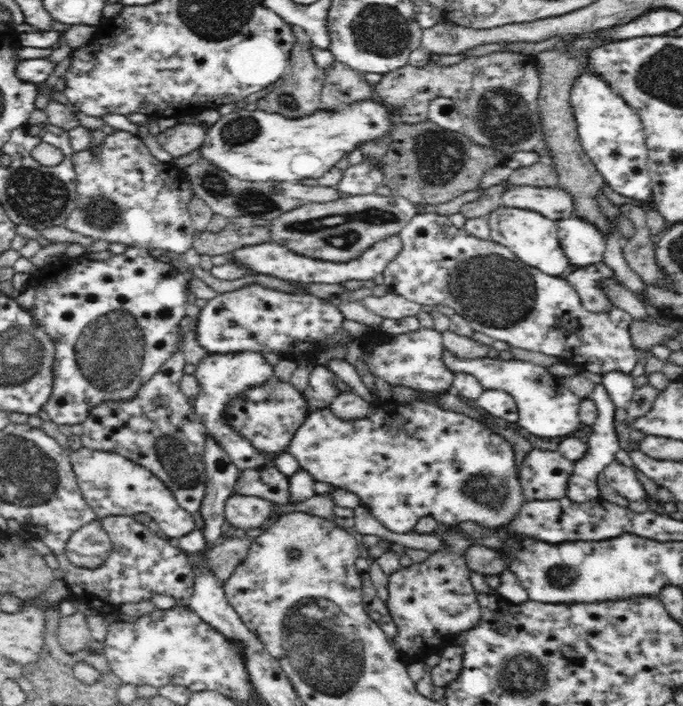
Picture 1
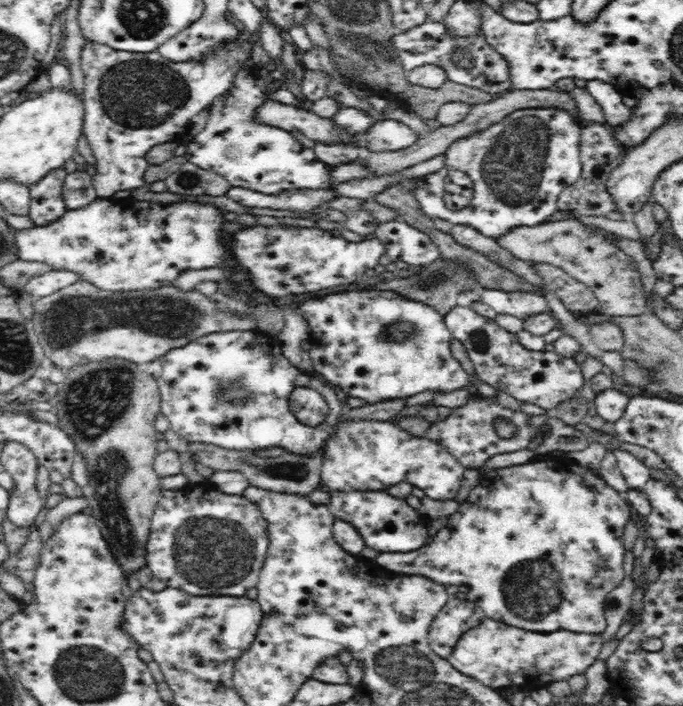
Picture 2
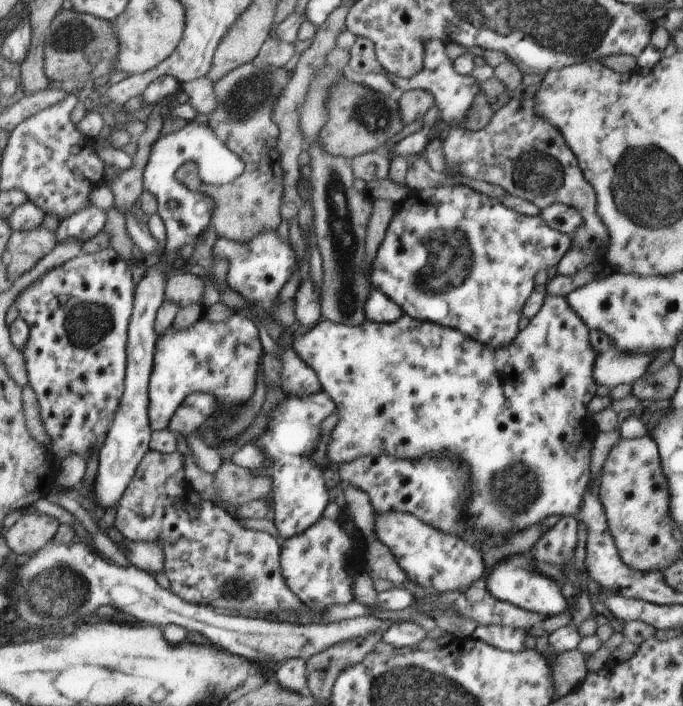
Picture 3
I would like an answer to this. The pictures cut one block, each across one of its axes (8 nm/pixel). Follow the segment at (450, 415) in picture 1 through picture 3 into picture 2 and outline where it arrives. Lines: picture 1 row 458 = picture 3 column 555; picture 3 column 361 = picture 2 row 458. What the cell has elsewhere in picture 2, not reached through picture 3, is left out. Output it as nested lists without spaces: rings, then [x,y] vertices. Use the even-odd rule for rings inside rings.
[[[338,420],[333,428],[332,438],[324,447],[322,460],[321,481],[324,489],[331,491],[386,491],[393,484],[410,482],[412,486],[421,488],[426,496],[434,500],[452,500],[456,498],[460,484],[464,480],[467,468],[446,450],[441,444],[433,440],[418,438],[405,432],[398,425],[382,420]]]

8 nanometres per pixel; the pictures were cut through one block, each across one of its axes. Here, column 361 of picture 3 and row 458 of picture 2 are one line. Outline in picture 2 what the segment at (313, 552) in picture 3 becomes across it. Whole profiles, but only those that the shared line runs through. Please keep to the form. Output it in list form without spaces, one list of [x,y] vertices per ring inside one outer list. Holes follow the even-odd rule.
[[[562,458],[561,462],[554,460],[534,460],[526,464],[508,466],[506,468],[484,468],[481,472],[478,484],[471,489],[466,500],[454,514],[448,517],[447,524],[441,528],[427,544],[418,550],[405,553],[379,553],[374,563],[376,566],[384,567],[387,571],[410,576],[424,576],[437,584],[447,586],[468,587],[467,599],[474,602],[487,618],[498,620],[507,625],[522,628],[530,632],[549,633],[554,631],[587,632],[587,634],[602,634],[607,627],[604,613],[605,596],[614,588],[619,589],[626,584],[624,573],[625,546],[622,542],[624,526],[632,518],[634,511],[632,506],[623,497],[623,493],[608,486],[602,476],[590,471],[590,468],[581,466],[573,460]]]

